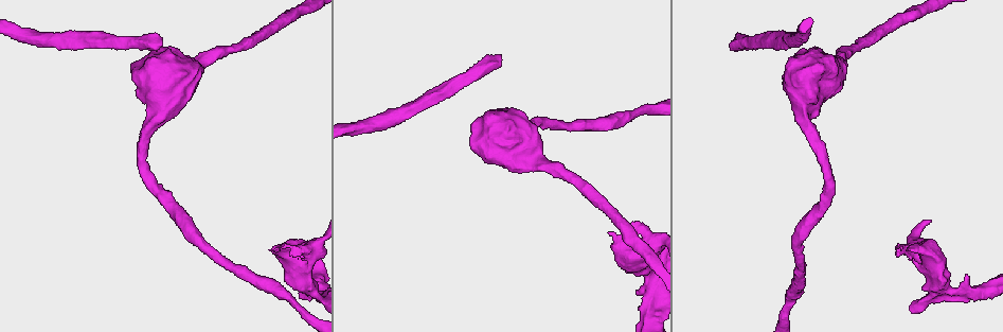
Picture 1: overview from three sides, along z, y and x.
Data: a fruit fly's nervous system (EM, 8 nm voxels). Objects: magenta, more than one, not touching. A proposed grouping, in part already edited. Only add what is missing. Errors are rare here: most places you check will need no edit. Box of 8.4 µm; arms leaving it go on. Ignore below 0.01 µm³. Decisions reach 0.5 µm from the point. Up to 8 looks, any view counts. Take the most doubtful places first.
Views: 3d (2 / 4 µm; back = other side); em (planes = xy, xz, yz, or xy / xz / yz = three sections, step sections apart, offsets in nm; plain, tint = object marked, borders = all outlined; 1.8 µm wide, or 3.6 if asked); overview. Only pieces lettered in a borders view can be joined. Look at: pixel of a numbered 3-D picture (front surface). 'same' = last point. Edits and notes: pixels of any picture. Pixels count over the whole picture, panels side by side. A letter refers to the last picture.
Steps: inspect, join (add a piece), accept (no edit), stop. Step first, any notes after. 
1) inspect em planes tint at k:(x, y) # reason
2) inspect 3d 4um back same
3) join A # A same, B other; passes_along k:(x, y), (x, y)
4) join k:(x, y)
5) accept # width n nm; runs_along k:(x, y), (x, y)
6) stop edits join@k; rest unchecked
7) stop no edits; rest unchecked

inspect 3d 4um at 1:(499, 54) # thick end

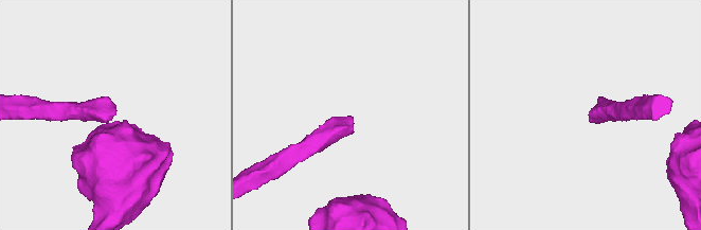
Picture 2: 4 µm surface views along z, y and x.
inspect em 3.6um xz step 16 tint at 2:(350, 117) # need the tissue

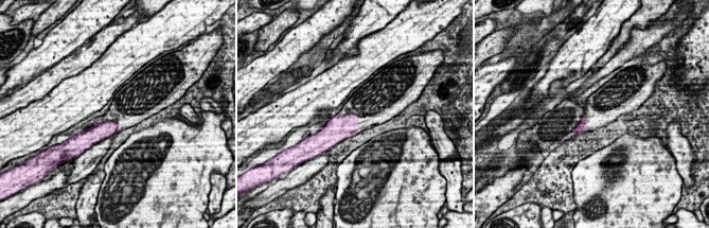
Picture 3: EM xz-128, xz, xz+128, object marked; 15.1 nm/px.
inspect em 3.6um planes borders same

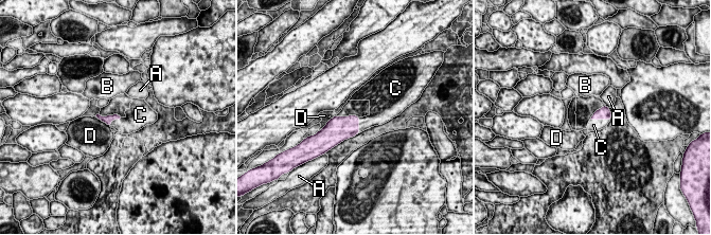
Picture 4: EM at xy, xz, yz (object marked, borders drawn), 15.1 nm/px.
join C # A other, B other, C same, D other; passes_along 4:(604, 113), (600, 119), (593, 125); it goes on there

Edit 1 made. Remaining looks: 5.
inspect 3d 2um at 1:(636, 290) # free end

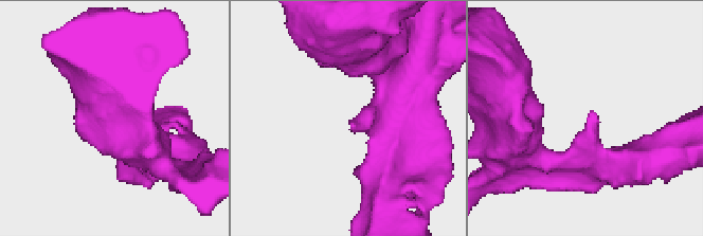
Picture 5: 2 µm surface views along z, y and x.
inspect em planes tint at 5:(351, 125) # shape alone is not enough

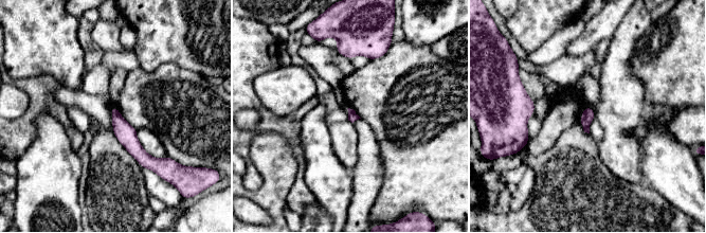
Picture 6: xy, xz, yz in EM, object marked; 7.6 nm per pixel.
inspect em planes borders same

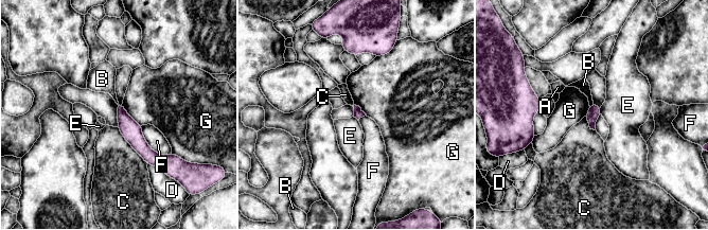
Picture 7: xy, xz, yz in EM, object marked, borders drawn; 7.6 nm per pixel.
accept # longest_contact C 360 nm; A other, B other, C other, D other, E other, F other, G other; border 7:(116, 104), (118, 126); no lettered piece goes on from it

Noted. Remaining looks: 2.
inspect 3d 4um at 1:(474, 149) # free end

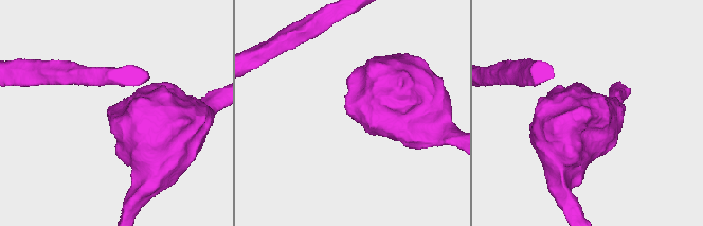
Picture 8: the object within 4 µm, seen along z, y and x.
inspect em planes borders at 8:(111, 113) # shape alone is not enough

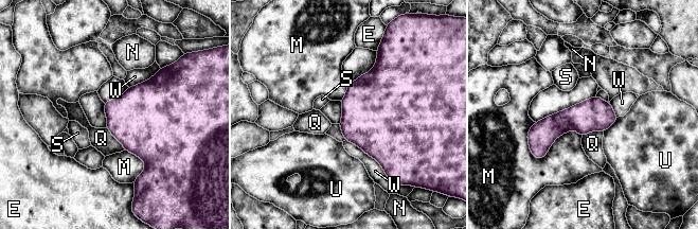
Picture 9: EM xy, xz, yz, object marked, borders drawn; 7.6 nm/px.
accept # width 260 nm; E other, M other, N other, Q other, S other, U other, W other; no lettered piece goes on from it

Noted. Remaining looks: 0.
stop edits join@4; rest unchecked

